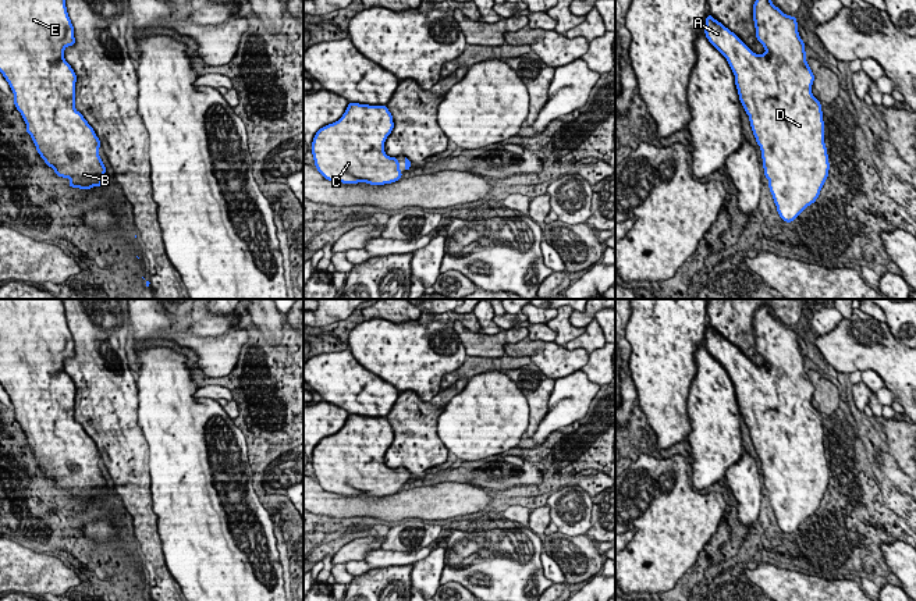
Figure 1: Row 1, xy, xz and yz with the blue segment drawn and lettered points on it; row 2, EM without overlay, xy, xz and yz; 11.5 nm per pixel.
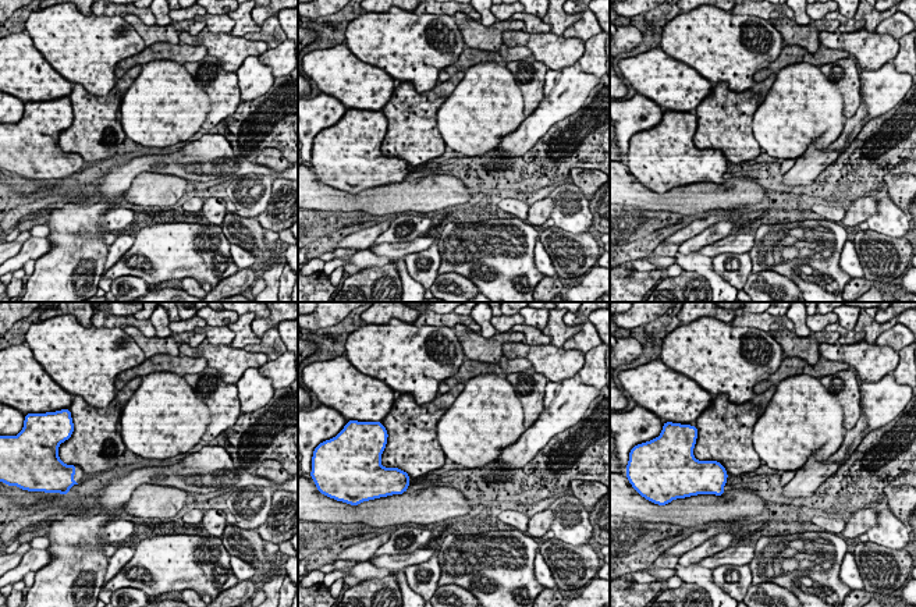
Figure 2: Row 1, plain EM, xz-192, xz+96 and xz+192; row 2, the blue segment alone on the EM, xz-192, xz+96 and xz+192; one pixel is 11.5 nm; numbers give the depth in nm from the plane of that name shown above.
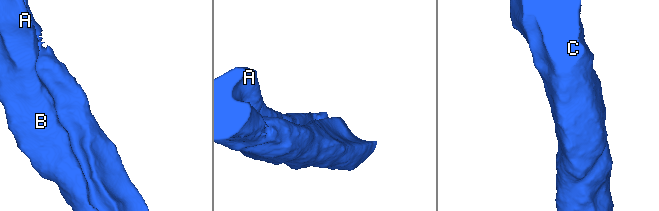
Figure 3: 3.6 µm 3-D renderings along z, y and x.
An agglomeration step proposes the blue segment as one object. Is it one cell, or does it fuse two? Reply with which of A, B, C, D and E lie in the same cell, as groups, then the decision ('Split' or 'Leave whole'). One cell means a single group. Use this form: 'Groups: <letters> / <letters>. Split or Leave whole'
Groups: A B C D E. Leave whole

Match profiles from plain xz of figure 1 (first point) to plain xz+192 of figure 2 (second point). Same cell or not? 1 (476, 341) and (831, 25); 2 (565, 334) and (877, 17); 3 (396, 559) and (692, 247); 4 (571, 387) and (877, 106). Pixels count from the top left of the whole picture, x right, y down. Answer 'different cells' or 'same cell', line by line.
1: same cell
2: same cell
3: different cells
4: same cell

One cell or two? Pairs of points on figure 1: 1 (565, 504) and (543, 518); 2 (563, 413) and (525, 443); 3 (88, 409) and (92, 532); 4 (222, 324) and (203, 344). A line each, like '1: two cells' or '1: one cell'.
1: two cells
2: one cell
3: two cells
4: two cells

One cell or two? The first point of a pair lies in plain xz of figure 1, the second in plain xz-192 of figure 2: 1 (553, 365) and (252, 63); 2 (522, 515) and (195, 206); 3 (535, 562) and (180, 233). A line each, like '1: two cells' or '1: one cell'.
1: two cells
2: one cell
3: one cell

